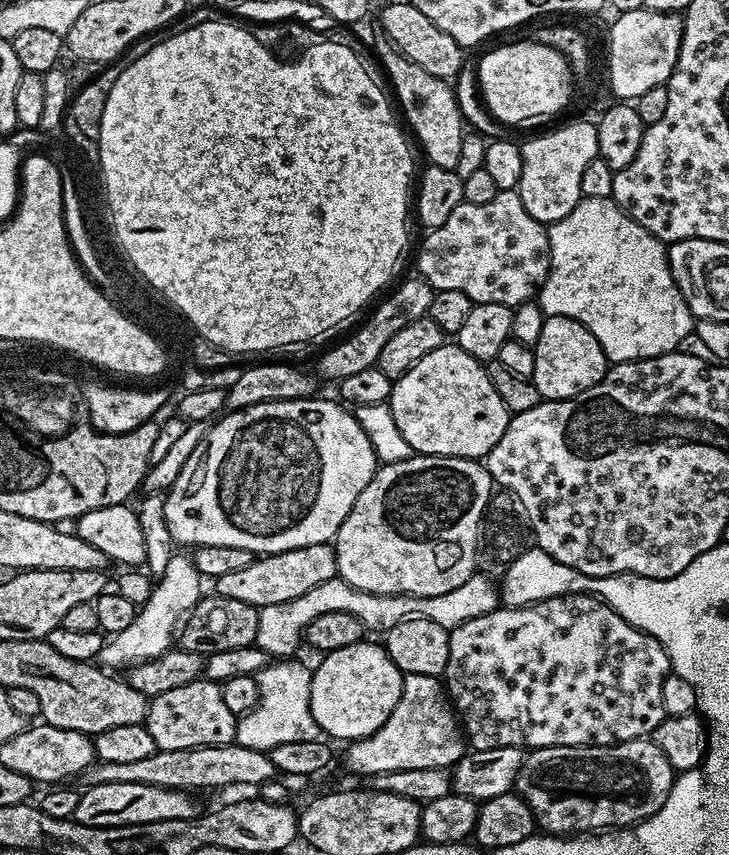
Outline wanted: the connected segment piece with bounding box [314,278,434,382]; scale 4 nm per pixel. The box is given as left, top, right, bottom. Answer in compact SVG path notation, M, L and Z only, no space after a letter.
M422 278L415 279L402 281L373 310L372 317L353 336L348 336L345 340L338 341L333 348L326 349L317 358L314 372L321 381L332 380L332 382L339 382L342 378L350 378L350 374L359 374L362 370L376 367L378 354L382 354L382 349L386 346L386 341L397 330L402 330L402 326L406 326L409 322L414 322L418 318L428 315L428 307L432 301L434 290Z

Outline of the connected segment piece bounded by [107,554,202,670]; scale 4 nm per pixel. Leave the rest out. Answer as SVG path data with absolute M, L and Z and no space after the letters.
M173 555L163 576L155 581L150 598L145 604L139 605L134 622L130 622L130 626L126 626L126 630L120 632L118 640L120 656L110 657L107 667L120 670L116 668L123 669L125 666L140 664L144 660L154 660L173 647L178 625L202 598L200 583L202 583L202 577L191 559L187 555Z

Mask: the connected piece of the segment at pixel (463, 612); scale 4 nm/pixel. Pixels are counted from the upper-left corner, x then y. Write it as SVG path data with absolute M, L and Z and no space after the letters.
M474 574L466 582L462 582L462 586L454 586L454 590L446 590L446 594L437 596L383 596L358 590L339 578L322 582L322 586L314 586L314 589L301 598L261 608L255 647L262 649L272 658L288 656L300 646L306 625L319 615L335 610L346 610L346 614L354 614L368 630L372 628L387 630L408 616L430 618L430 622L438 622L438 626L451 630L462 626L462 622L470 622L470 618L482 618L482 614L490 614L498 606L496 592L492 589L491 582L487 580L489 577L480 575Z

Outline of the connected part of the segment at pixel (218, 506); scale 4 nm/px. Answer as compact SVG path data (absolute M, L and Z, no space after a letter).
M309 398L307 400L283 400L282 402L258 402L258 406L246 406L228 410L213 423L216 424L205 431L202 442L194 446L194 454L186 458L186 466L178 474L174 486L166 493L166 522L170 526L170 534L177 545L192 544L191 546L238 546L242 550L250 550L254 554L271 554L285 552L302 546L327 544L335 537L342 522L350 514L358 494L366 490L366 486L376 474L378 461L370 446L370 438L366 430L362 430L355 415L343 403L332 400Z

